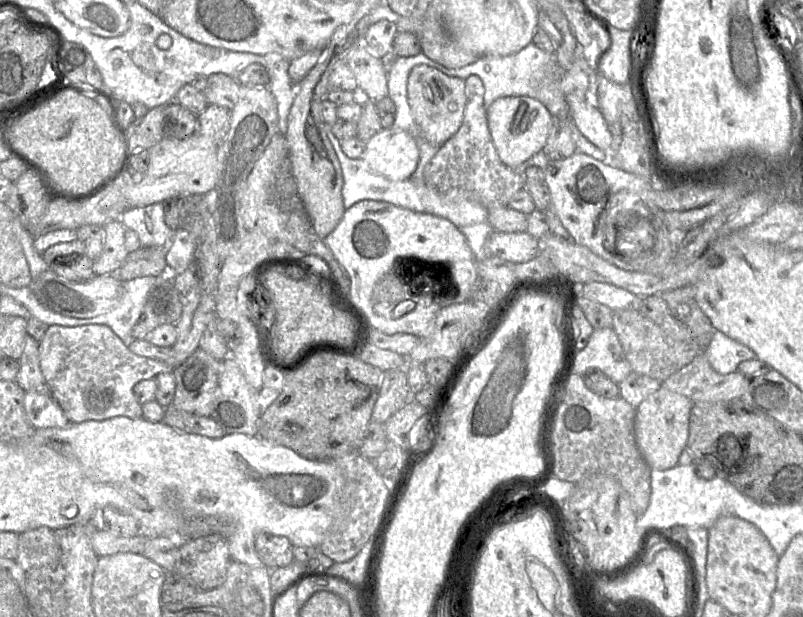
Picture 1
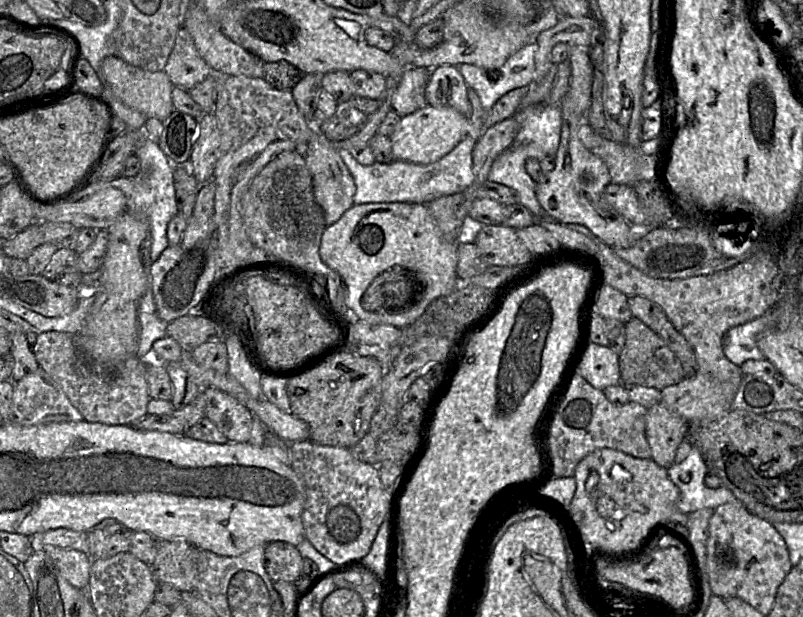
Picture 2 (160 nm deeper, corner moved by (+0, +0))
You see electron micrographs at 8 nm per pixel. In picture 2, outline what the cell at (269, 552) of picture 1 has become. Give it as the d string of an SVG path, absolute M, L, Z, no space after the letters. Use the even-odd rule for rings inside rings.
M272 541L265 545L263 565L273 582L295 582L303 571L303 557L296 546Z

